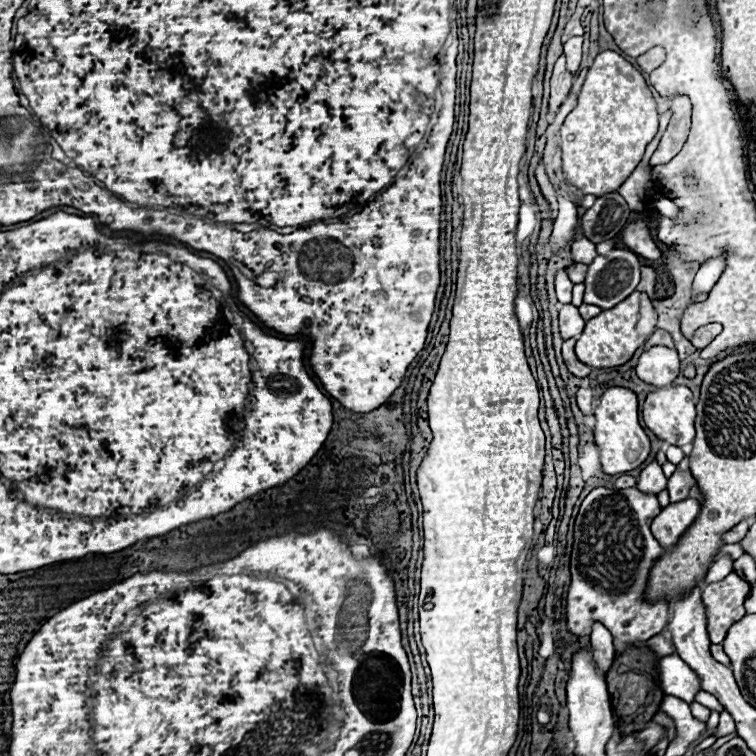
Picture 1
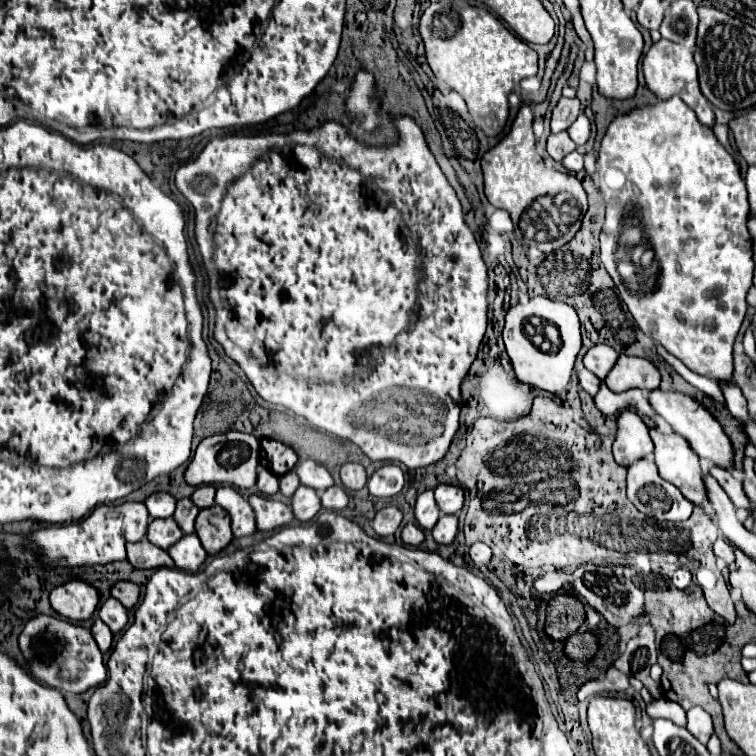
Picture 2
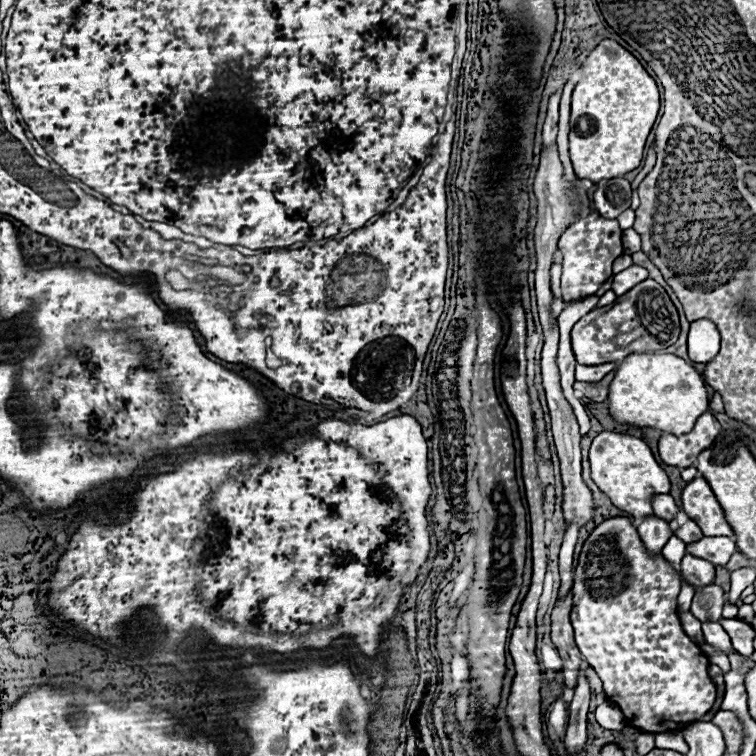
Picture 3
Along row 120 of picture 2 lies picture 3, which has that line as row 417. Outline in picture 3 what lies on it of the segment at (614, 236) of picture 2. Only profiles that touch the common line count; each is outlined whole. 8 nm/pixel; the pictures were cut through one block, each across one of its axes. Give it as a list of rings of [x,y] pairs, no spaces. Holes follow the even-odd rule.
[[[630,354],[626,356],[622,364],[616,368],[616,376],[608,386],[608,402],[610,402],[610,416],[616,422],[638,426],[638,428],[654,428],[654,430],[674,434],[674,436],[688,434],[694,428],[696,420],[702,414],[706,414],[710,406],[704,376],[676,354]]]

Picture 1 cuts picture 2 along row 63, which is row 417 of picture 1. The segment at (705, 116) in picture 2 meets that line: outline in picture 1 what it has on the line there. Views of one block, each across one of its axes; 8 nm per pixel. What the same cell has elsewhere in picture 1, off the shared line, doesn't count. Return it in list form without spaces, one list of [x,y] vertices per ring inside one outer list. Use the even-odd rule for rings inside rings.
[[[662,386],[646,396],[644,424],[664,442],[684,446],[694,440],[694,398],[686,386]]]

